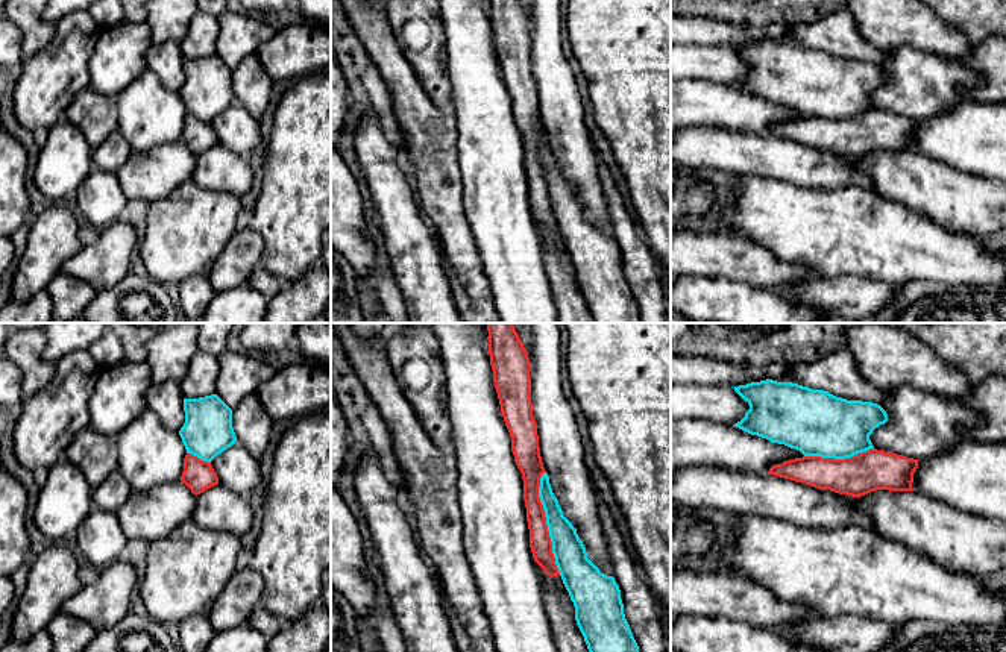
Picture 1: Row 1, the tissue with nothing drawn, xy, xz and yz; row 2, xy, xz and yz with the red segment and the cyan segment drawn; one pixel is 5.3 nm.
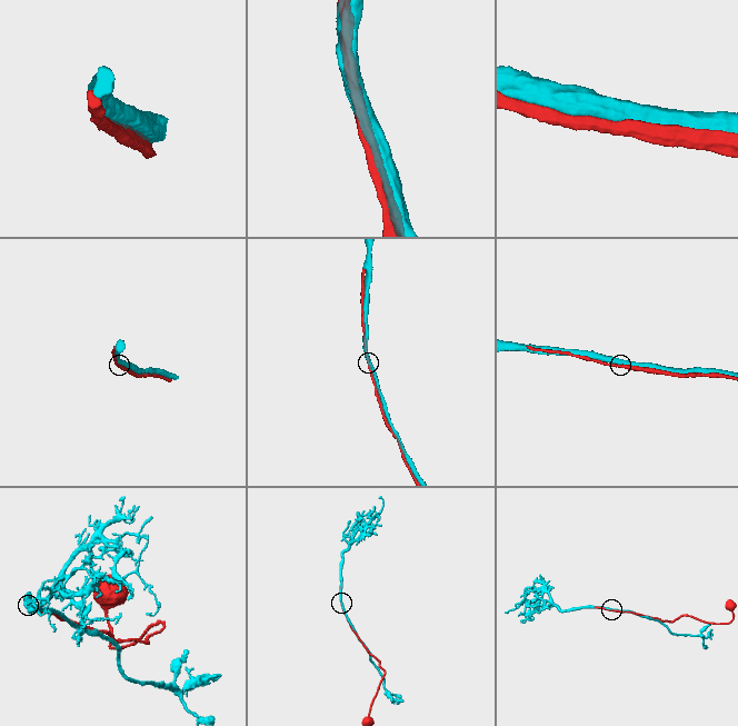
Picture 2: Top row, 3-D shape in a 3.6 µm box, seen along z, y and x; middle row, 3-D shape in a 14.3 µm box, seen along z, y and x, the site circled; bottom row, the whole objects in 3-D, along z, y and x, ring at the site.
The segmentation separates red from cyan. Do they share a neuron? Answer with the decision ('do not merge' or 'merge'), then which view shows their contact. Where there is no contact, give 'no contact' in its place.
merge; meets red in xz

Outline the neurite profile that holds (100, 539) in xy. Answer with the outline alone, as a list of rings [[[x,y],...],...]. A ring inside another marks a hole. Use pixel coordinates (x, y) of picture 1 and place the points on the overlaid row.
[[[93,506],[73,544],[90,566],[102,570],[118,560],[127,541],[117,513]]]

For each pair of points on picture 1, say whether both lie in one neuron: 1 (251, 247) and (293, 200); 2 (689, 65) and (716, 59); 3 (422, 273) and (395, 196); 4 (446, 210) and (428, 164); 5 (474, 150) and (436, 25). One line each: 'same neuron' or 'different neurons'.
1: different neurons
2: same neuron
3: same neuron
4: same neuron
5: different neurons

